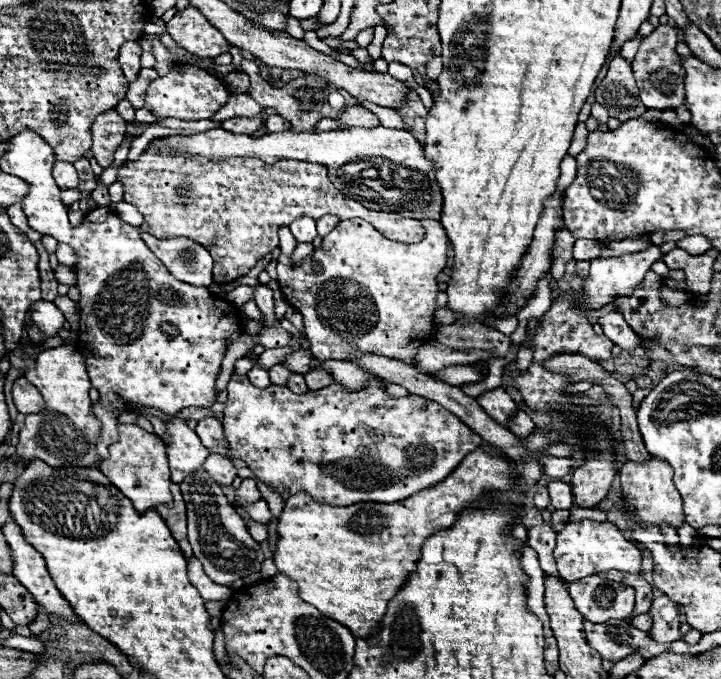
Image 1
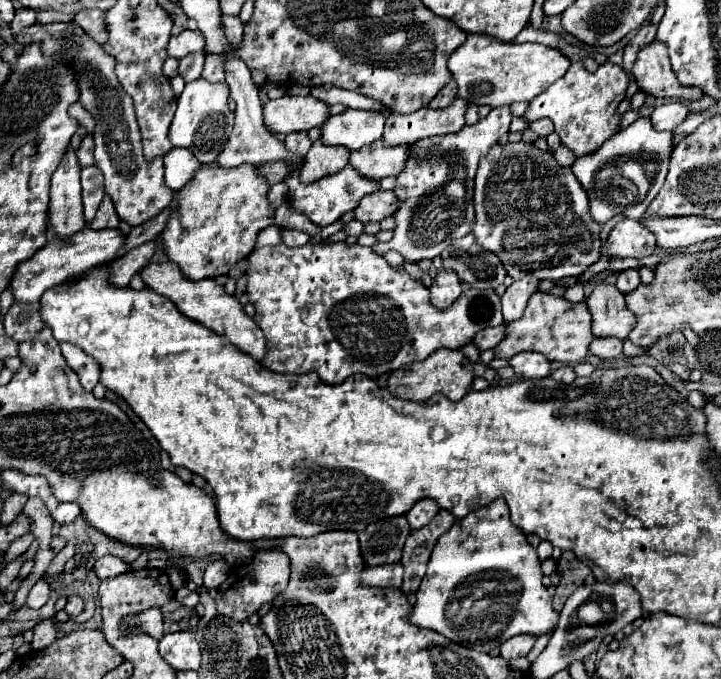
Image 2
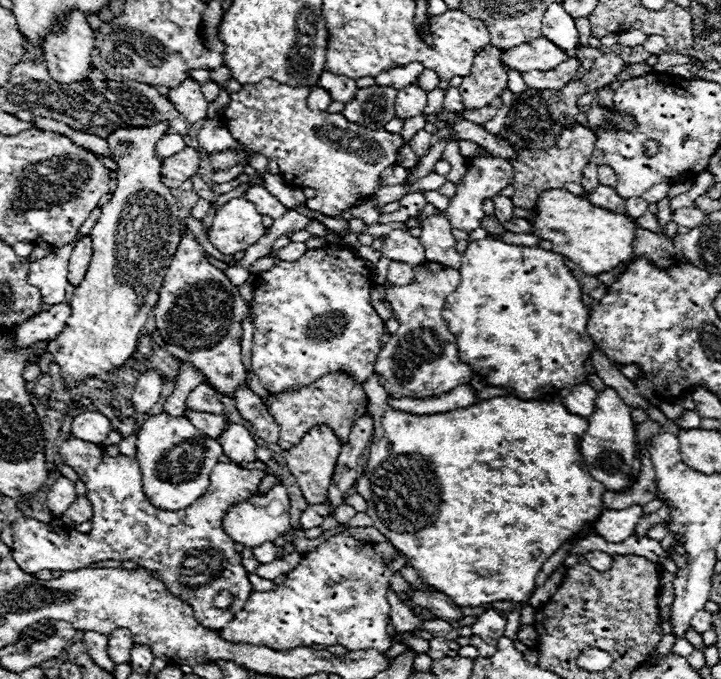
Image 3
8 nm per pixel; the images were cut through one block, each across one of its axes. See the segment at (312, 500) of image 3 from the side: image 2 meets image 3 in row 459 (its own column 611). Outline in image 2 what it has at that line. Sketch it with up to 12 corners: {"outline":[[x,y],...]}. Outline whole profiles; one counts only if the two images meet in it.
{"outline":[[600,282],[588,296],[592,334],[624,340],[634,314],[624,294]]}

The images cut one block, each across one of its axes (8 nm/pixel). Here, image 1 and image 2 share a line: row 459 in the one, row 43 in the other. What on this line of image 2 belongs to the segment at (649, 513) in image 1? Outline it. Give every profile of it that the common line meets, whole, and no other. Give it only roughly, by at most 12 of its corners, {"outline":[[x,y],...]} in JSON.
{"outline":[[656,40],[638,52],[632,76],[656,98],[696,102],[702,90],[682,86],[666,46]]}

